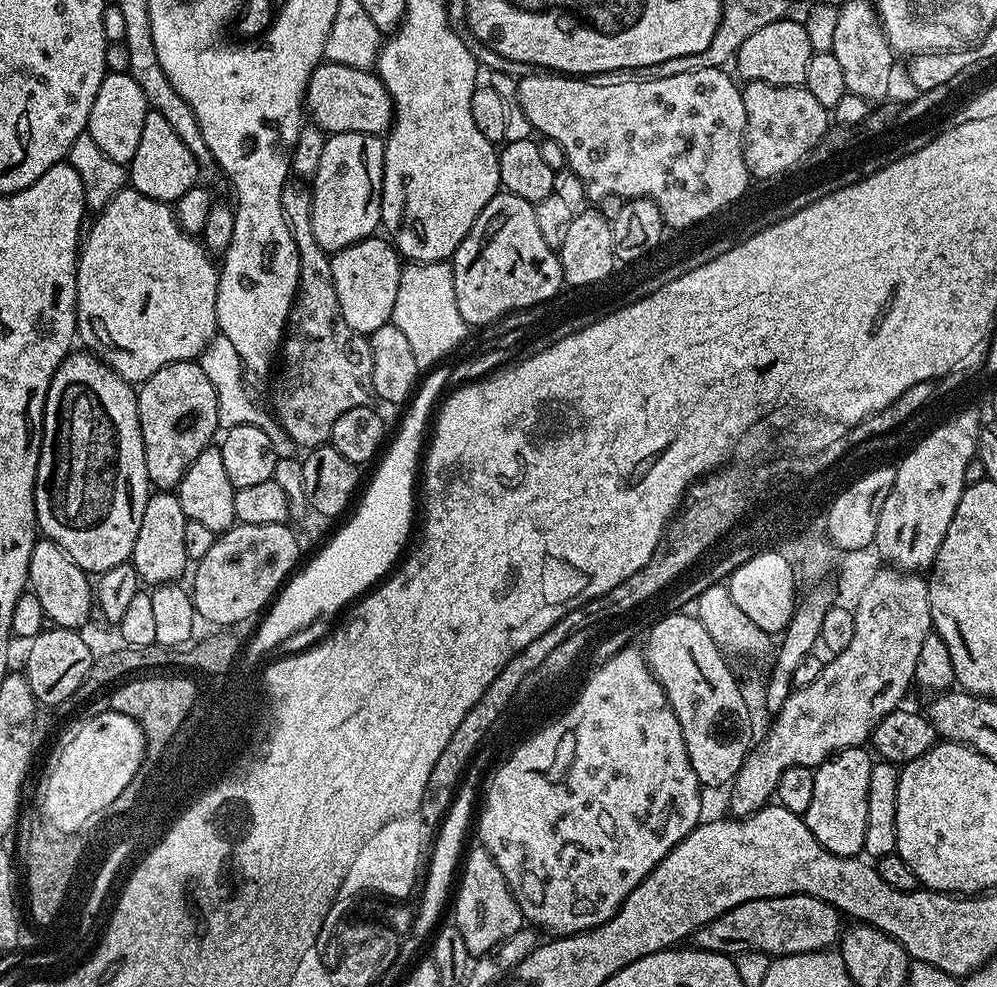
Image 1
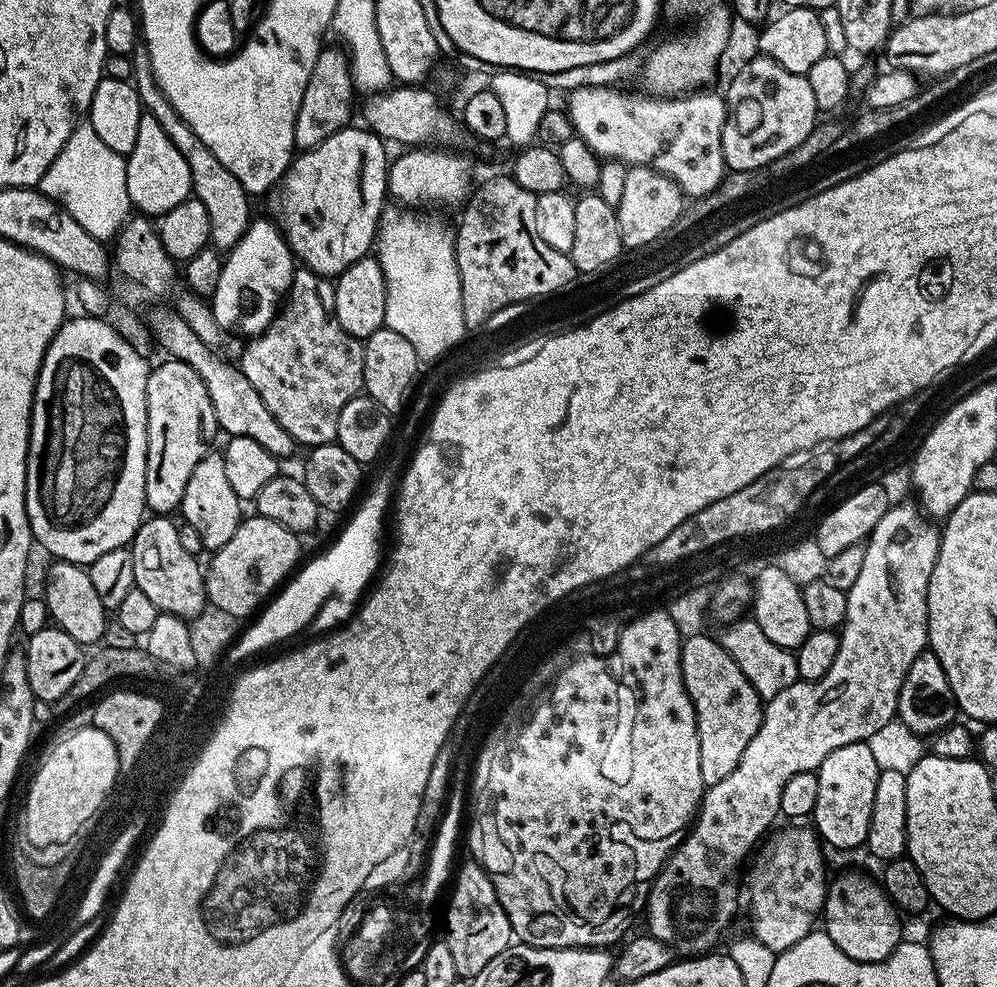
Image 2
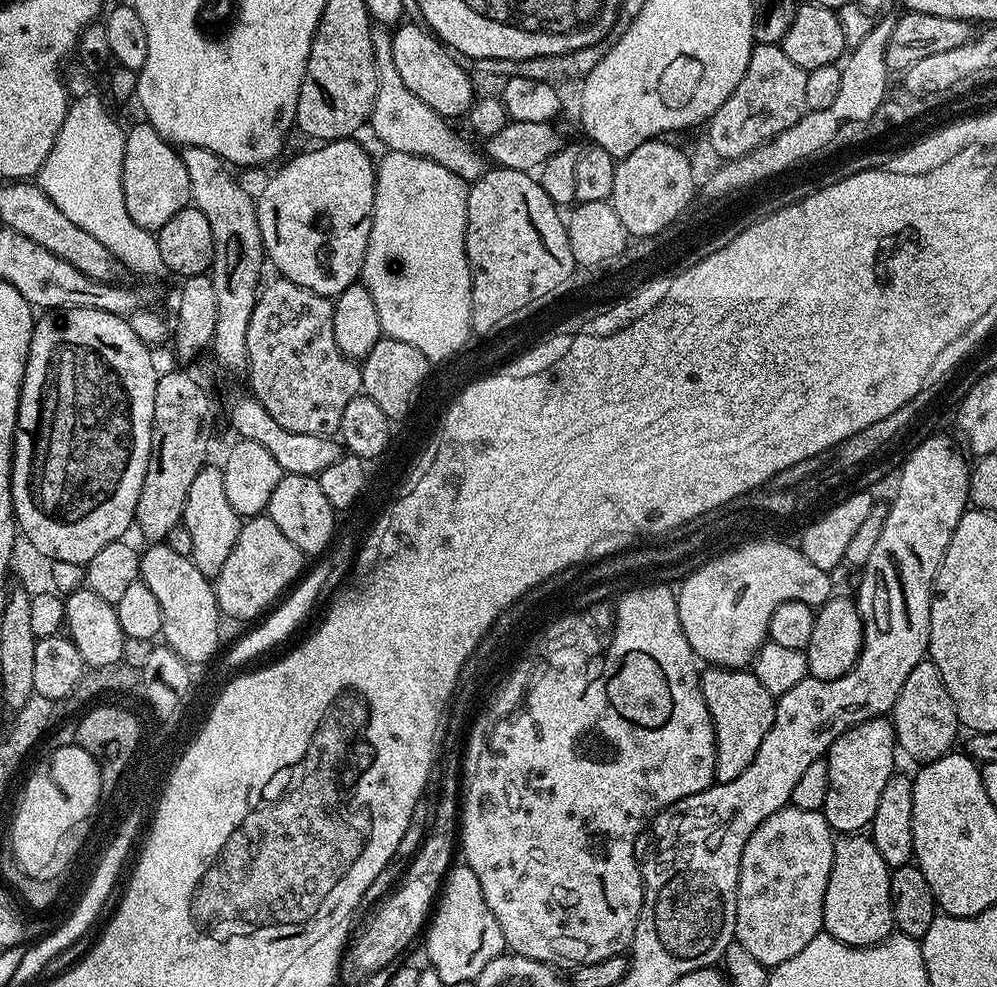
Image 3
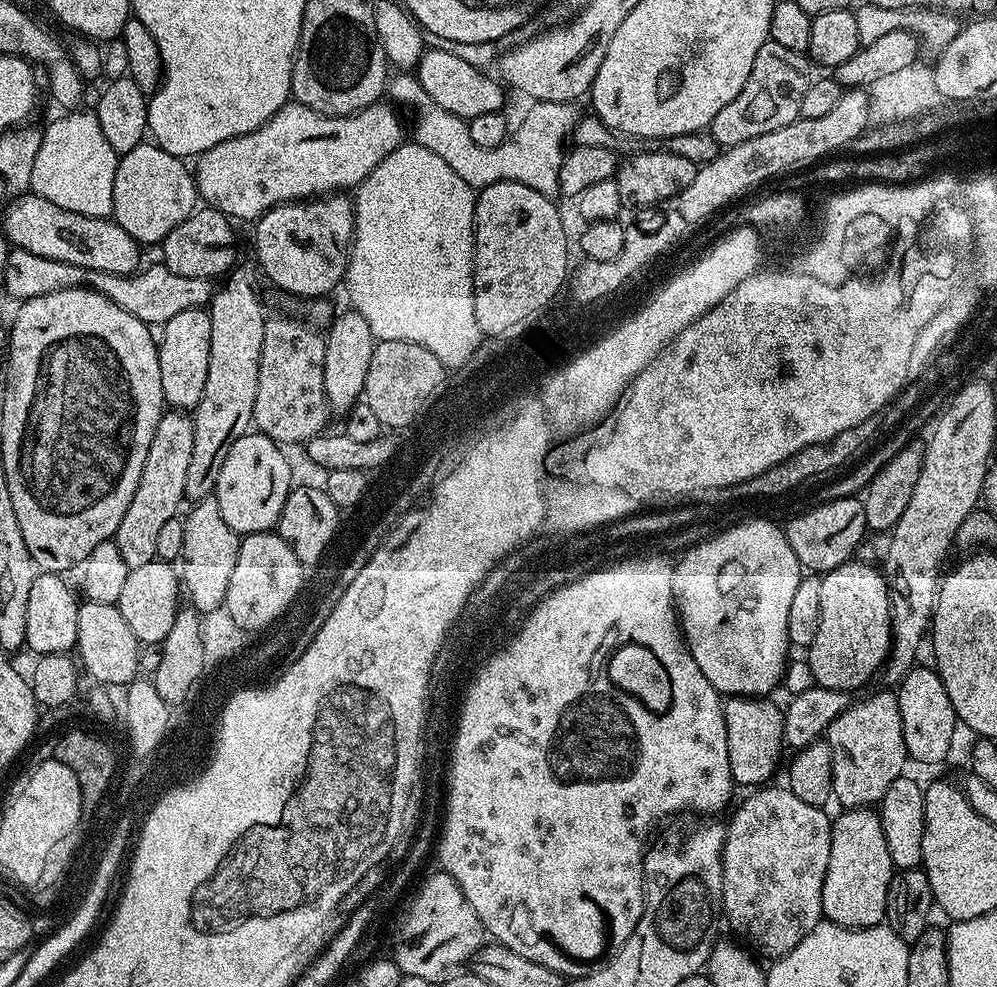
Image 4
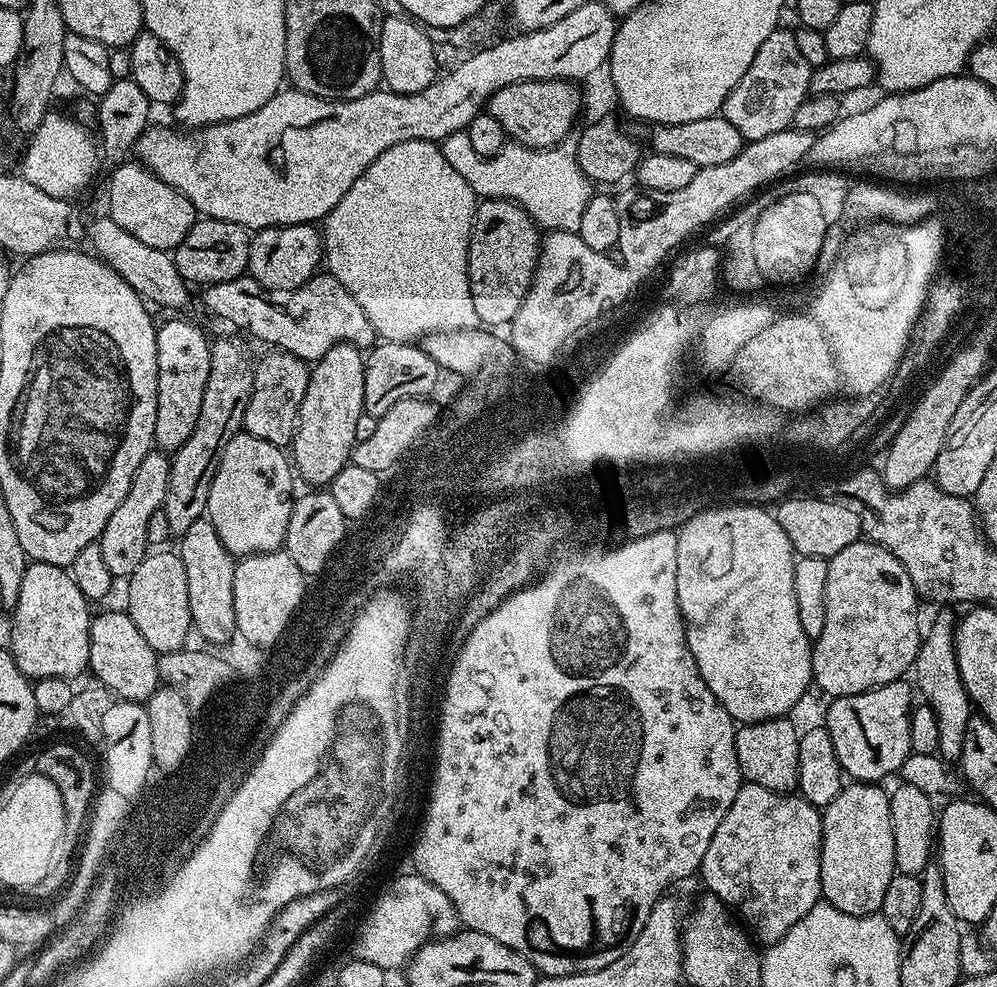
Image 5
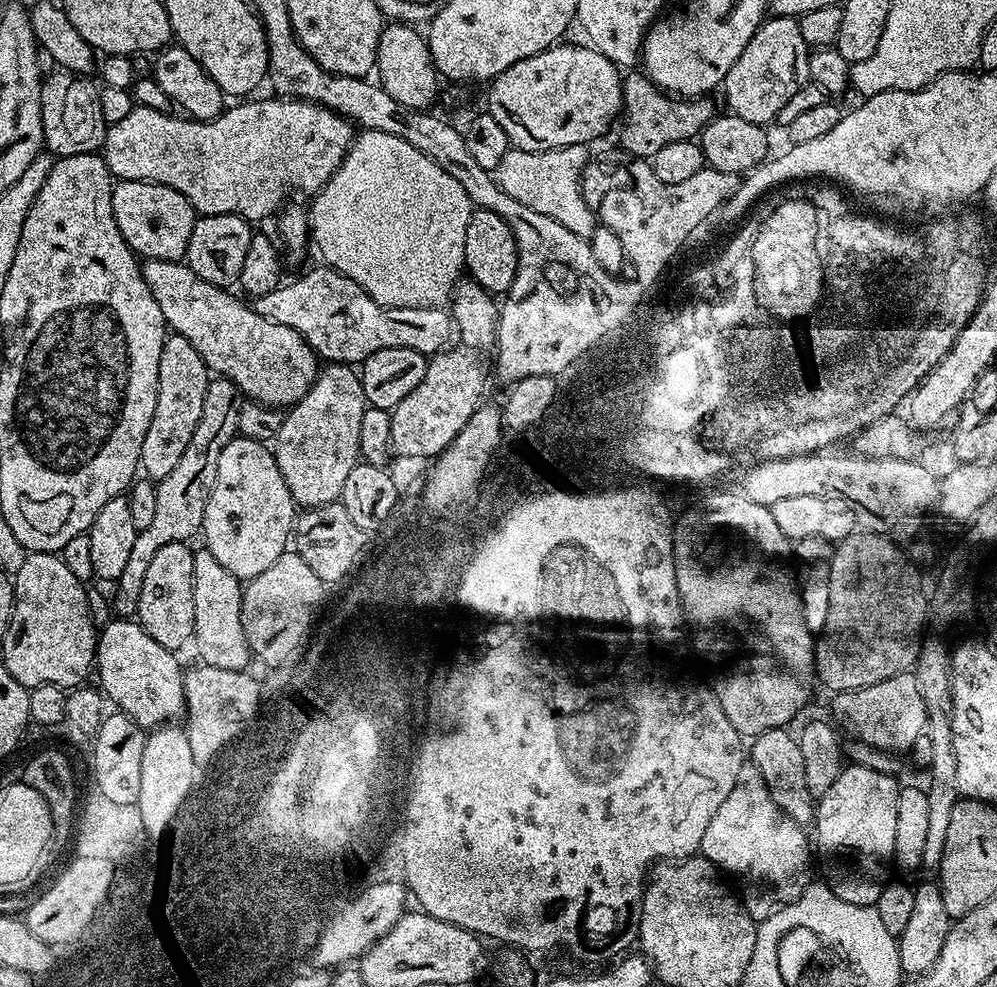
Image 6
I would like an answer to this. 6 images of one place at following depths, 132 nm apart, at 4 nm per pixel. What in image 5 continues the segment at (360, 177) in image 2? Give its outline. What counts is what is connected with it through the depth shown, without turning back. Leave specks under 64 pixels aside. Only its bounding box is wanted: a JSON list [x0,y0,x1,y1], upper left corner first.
[247,224,322,290]

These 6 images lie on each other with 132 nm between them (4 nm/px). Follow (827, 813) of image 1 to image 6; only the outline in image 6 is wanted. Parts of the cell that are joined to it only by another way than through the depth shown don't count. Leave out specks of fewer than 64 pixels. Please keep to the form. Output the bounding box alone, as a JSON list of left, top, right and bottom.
[831,670,928,753]

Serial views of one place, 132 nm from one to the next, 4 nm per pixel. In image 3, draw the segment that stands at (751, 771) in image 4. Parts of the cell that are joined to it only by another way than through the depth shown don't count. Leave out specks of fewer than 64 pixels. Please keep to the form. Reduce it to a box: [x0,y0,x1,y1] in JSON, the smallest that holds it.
[700,667,777,783]

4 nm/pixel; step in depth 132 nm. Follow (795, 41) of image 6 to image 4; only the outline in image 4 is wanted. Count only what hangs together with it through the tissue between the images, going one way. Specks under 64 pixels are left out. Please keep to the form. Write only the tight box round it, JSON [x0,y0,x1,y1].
[710,39,810,149]

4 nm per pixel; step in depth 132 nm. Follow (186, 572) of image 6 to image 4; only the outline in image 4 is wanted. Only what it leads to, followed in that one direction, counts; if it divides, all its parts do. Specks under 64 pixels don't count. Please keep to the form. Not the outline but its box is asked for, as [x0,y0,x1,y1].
[116,560,182,645]

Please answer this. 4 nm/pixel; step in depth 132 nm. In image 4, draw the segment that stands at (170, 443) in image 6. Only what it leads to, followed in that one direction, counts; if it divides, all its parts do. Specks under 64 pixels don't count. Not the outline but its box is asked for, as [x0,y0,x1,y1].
[158,308,210,410]

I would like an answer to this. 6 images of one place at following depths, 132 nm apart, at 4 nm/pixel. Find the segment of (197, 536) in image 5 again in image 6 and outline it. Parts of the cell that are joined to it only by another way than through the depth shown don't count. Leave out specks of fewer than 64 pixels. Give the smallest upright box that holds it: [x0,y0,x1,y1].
[194,550,254,671]

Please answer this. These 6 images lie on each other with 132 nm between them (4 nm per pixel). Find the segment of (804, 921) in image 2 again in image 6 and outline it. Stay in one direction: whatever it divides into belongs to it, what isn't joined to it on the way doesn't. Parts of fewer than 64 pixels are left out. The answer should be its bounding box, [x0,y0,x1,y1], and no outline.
[699,762,810,922]

